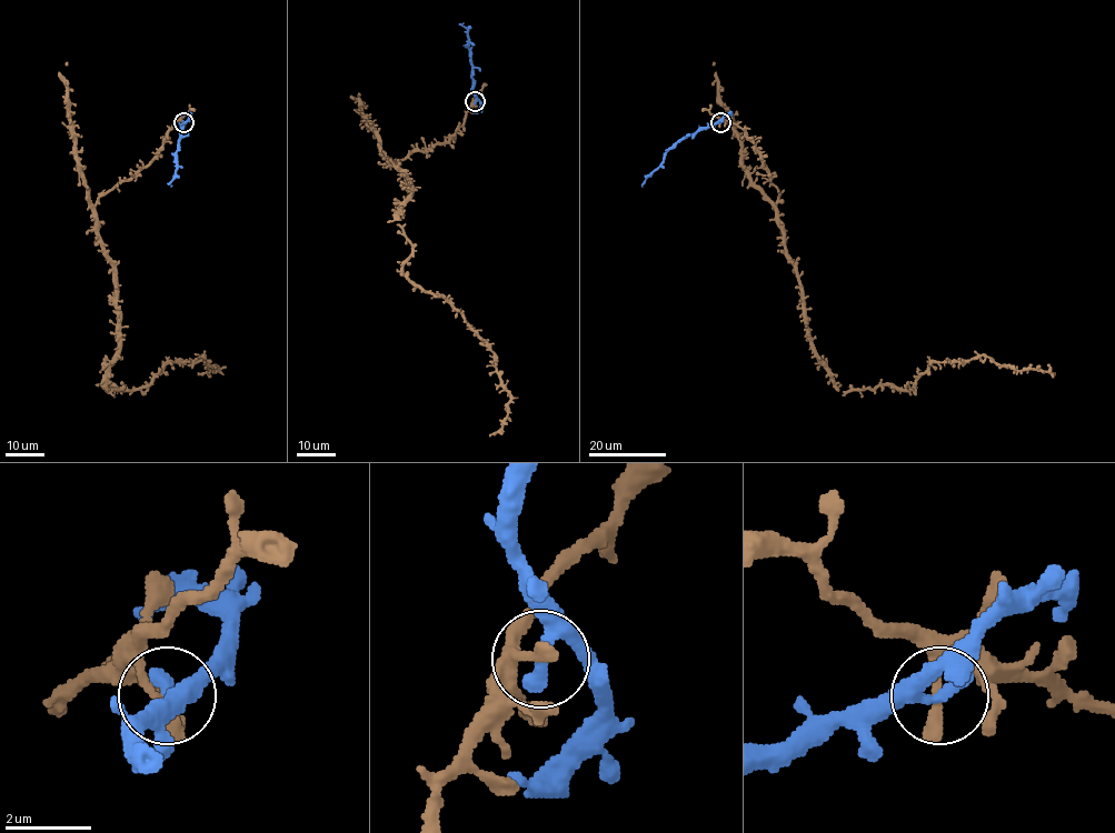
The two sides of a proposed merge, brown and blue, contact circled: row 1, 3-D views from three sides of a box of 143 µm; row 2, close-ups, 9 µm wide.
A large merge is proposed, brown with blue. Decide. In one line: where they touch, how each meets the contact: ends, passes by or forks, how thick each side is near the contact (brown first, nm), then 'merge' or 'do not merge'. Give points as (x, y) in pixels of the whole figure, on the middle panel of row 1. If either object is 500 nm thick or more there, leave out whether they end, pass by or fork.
at (475, 101); brown ends there; blue passes by; 320 nm thick on the brown side, 320 nm on the other; do not merge

